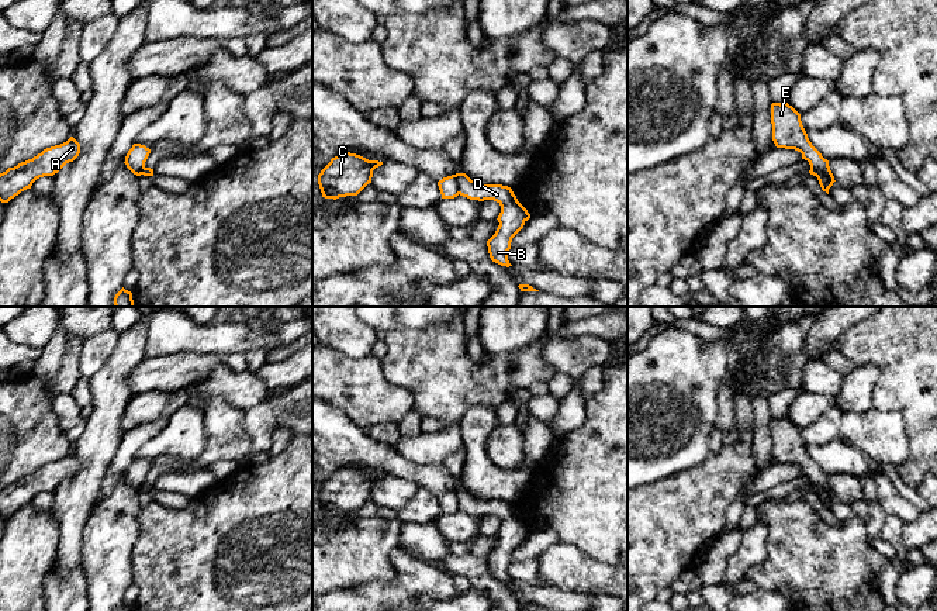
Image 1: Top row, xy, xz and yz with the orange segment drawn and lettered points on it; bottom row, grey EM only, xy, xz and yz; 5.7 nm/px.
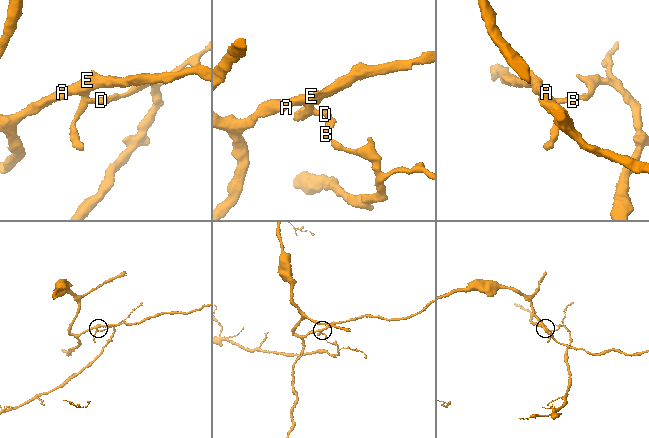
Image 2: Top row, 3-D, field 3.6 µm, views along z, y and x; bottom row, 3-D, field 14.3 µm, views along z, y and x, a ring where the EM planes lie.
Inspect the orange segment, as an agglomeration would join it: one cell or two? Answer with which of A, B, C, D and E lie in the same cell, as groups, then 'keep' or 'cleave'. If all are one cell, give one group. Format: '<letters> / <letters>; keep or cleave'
A C E / B D; cleave

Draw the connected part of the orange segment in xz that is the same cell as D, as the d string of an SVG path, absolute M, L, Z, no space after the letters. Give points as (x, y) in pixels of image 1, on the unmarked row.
M457 489L457 498L460 511L478 517L494 515L501 521L497 534L499 541L487 556L487 562L492 577L506 583L512 581L508 576L512 553L523 543L530 529L508 501L477 500L466 489Z

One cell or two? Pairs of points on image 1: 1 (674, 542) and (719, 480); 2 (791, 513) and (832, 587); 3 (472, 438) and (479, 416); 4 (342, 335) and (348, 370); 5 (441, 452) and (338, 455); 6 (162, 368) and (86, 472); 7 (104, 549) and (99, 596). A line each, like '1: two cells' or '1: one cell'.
1: one cell
2: one cell
3: one cell
4: two cells
5: two cells
6: two cells
7: one cell

